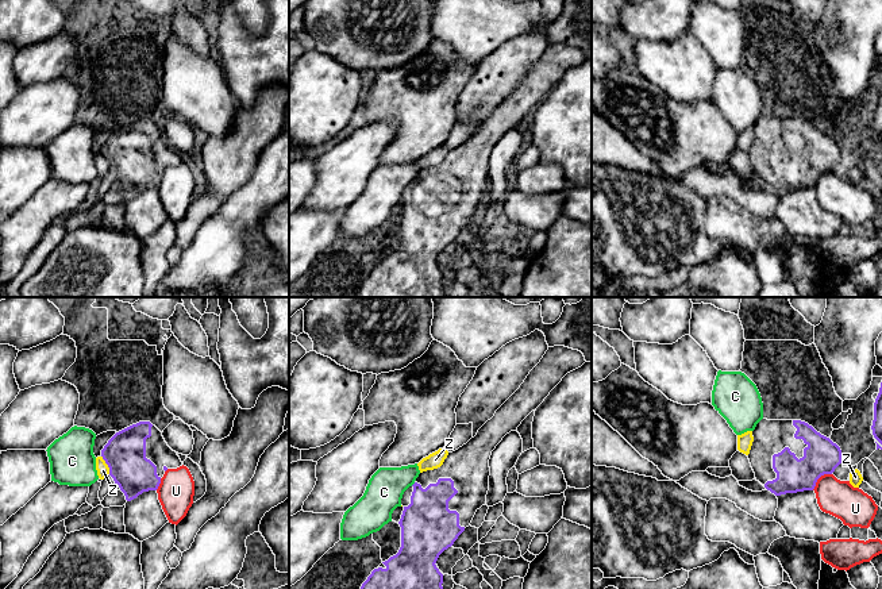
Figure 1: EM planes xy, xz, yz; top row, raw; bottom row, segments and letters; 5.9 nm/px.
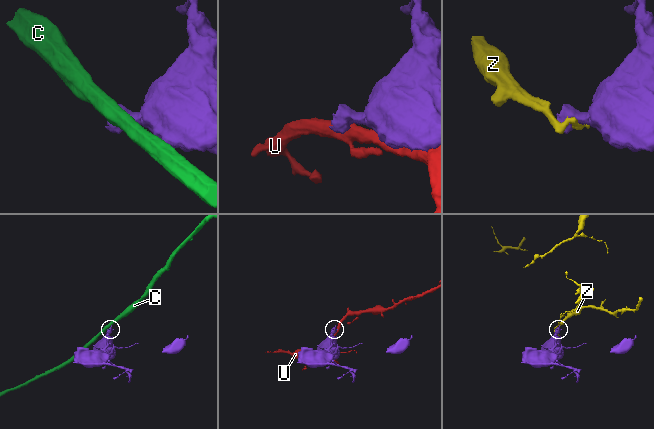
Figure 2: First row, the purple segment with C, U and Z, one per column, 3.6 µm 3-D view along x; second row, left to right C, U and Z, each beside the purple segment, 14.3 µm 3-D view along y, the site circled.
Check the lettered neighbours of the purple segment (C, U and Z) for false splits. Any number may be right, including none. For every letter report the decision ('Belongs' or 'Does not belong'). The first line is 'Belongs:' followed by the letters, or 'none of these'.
Belongs: none of these
C: Does not belong
U: Does not belong
Z: Does not belong

